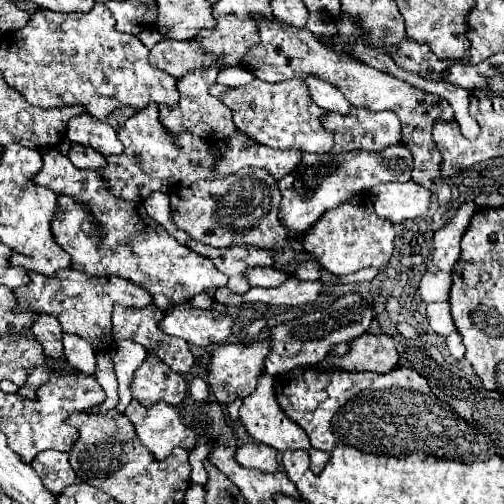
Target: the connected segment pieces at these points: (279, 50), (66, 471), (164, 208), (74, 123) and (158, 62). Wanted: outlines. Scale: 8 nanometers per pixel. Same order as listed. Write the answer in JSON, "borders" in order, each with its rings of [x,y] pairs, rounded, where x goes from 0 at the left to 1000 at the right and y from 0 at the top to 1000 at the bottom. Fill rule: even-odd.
{"borders":[[[[508,28],[508,44],[516,56],[516,87],[504,91],[488,115],[484,131],[500,139],[500,147],[516,159],[528,163],[556,163],[567,155],[599,155],[603,147],[627,147],[631,155],[663,167],[667,175],[679,179],[679,187],[690,194],[698,210],[726,210],[742,222],[754,218],[778,218],[798,242],[798,286],[817,302],[821,310],[821,337],[817,337],[817,357],[829,361],[833,369],[849,377],[865,377],[869,401],[877,409],[889,405],[893,397],[893,373],[877,365],[873,357],[873,302],[857,278],[857,246],[865,238],[897,238],[897,210],[889,198],[849,187],[778,147],[754,143],[730,127],[718,127],[710,119],[698,119],[683,107],[663,103],[647,87],[639,87],[615,60],[607,56],[583,56],[583,52],[563,52],[556,40],[524,40],[520,32]]],[[[87,893],[87,897],[79,897],[67,909],[63,929],[79,944],[83,960],[95,972],[103,972],[107,980],[119,980],[131,964],[151,956],[151,940],[143,937],[143,925],[135,917],[135,901],[131,897]]],[[[302,381],[298,393],[286,397],[286,409],[290,409],[294,429],[302,429],[313,444],[321,444],[325,454],[345,468],[357,484],[371,488],[373,464],[353,456],[345,440],[341,440],[335,385],[329,381]]],[[[179,226],[147,230],[131,250],[131,274],[147,286],[183,290],[206,310],[242,302],[242,286],[234,282],[226,254],[214,242],[187,238]]],[[[321,75],[302,99],[298,99],[298,127],[302,135],[317,135],[349,155],[365,151],[369,143],[421,127],[421,111],[409,107],[397,85],[385,77],[369,83]]]]}

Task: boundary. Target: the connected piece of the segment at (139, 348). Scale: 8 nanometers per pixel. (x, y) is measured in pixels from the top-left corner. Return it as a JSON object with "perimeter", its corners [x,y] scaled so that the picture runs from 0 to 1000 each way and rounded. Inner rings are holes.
{"perimeter":[[[246,675],[246,679],[234,679],[222,694],[222,714],[226,714],[226,730],[230,730],[230,746],[234,754],[262,754],[262,742],[266,734],[286,718],[286,706],[290,706],[290,690],[282,683],[270,683],[270,679],[258,679],[258,675]]]}

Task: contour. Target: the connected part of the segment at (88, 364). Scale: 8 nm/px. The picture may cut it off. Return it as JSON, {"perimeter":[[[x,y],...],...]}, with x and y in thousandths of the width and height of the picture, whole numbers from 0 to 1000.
{"perimeter":[[[127,659],[127,702],[131,702],[131,714],[159,738],[171,738],[171,742],[187,742],[190,738],[190,710],[187,710],[187,694],[183,687],[151,667],[151,663],[135,663]]]}

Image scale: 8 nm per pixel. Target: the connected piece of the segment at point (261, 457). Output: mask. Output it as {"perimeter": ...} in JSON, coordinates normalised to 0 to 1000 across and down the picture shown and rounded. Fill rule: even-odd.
{"perimeter":[[[484,881],[468,897],[468,913],[488,929],[516,929],[524,937],[548,937],[552,913],[548,893],[524,881]]]}

